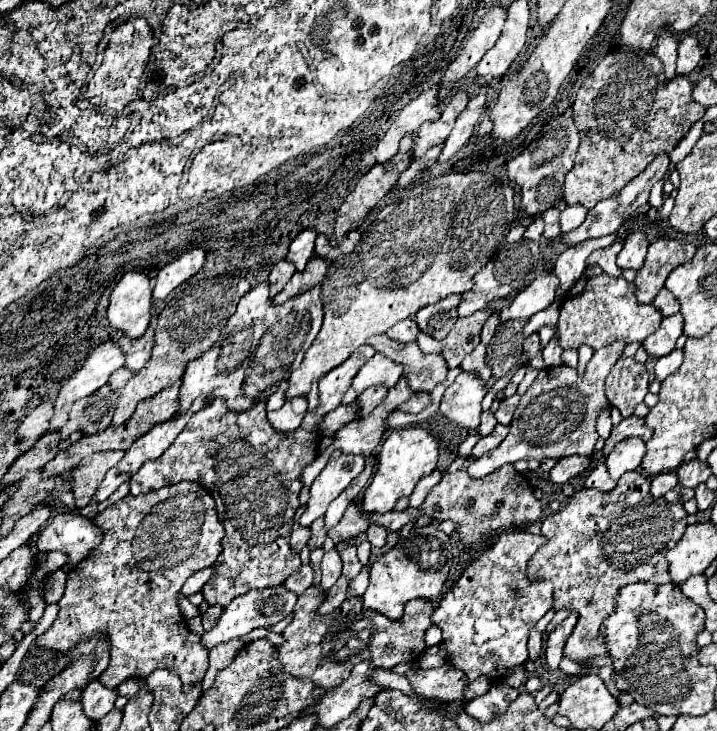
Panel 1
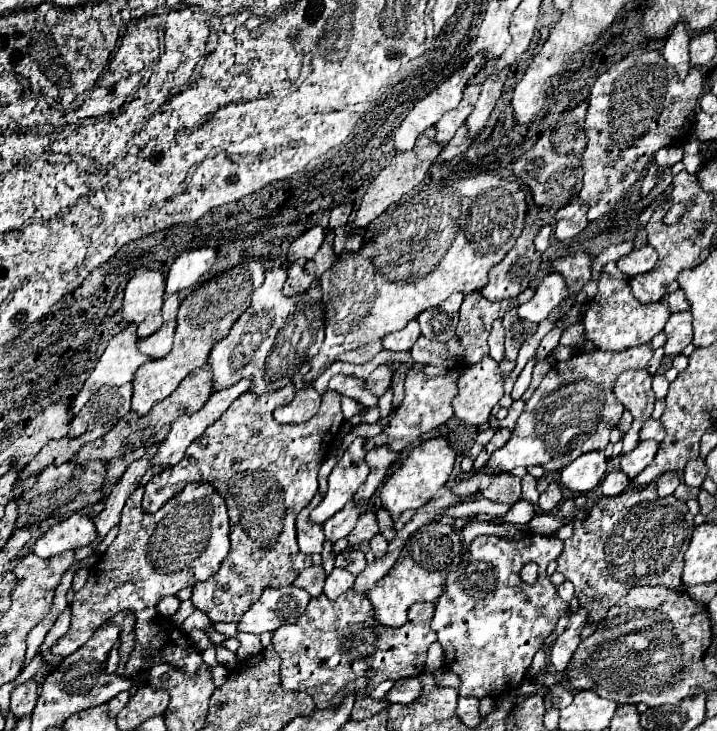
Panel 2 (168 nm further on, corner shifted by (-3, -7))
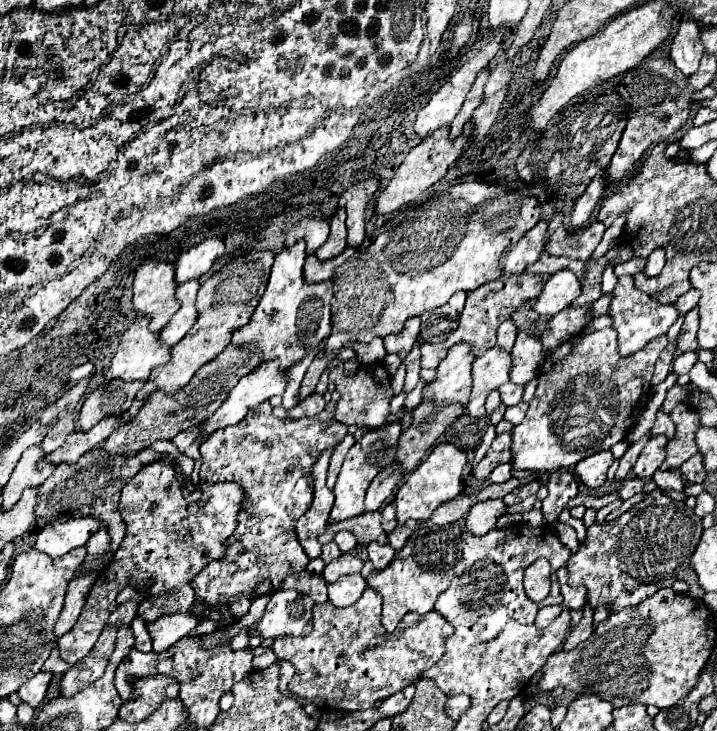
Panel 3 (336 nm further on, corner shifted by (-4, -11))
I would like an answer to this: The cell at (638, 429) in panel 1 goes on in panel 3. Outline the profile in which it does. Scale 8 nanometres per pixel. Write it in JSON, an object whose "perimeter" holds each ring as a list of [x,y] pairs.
{"perimeter":[[[658,411],[656,423],[654,423],[654,427],[652,427],[650,433],[652,433],[652,435],[666,435],[668,439],[672,439],[672,435],[674,435],[674,423],[670,421],[670,415]]]}

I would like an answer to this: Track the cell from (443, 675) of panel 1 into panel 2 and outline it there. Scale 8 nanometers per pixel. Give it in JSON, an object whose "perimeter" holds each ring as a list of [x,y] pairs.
{"perimeter":[[[405,677],[405,679],[399,679],[391,691],[385,695],[385,701],[387,703],[403,703],[403,705],[409,705],[417,699],[417,695],[421,693],[421,683],[417,677]]]}

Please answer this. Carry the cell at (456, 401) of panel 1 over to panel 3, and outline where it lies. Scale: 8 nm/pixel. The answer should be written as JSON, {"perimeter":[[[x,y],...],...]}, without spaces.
{"perimeter":[[[492,347],[482,357],[472,363],[472,397],[468,403],[468,415],[474,419],[482,419],[486,415],[484,401],[490,391],[498,389],[510,379],[510,355]]]}

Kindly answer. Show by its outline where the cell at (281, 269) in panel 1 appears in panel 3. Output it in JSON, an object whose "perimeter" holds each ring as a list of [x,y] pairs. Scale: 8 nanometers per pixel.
{"perimeter":[[[346,247],[346,251],[342,251],[342,255],[338,255],[336,259],[328,259],[328,261],[318,261],[316,255],[308,255],[306,263],[304,263],[304,283],[328,281],[332,277],[334,269],[352,255],[354,255],[352,247]]]}

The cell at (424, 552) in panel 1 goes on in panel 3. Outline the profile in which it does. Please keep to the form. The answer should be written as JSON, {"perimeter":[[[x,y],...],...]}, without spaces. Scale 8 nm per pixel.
{"perimeter":[[[456,525],[436,527],[434,531],[418,529],[386,569],[370,573],[366,583],[382,595],[382,625],[388,633],[396,629],[406,613],[422,615],[434,609],[436,597],[450,585],[454,567],[460,561],[460,535],[462,531]]]}

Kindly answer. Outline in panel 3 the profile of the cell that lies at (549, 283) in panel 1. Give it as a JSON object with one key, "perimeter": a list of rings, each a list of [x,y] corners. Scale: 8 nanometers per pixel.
{"perimeter":[[[562,269],[550,275],[532,309],[540,317],[552,317],[558,311],[566,309],[578,295],[580,295],[580,281],[572,271]]]}

